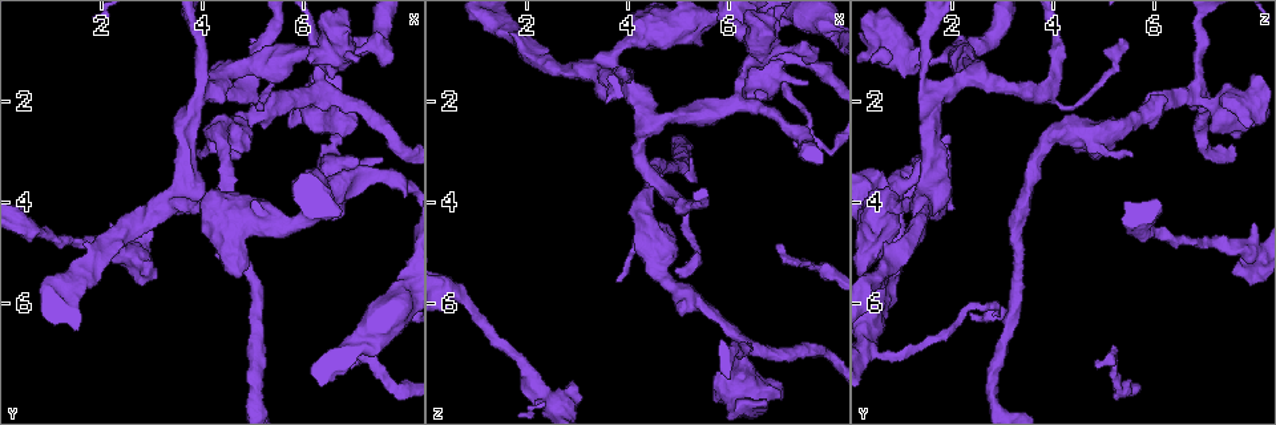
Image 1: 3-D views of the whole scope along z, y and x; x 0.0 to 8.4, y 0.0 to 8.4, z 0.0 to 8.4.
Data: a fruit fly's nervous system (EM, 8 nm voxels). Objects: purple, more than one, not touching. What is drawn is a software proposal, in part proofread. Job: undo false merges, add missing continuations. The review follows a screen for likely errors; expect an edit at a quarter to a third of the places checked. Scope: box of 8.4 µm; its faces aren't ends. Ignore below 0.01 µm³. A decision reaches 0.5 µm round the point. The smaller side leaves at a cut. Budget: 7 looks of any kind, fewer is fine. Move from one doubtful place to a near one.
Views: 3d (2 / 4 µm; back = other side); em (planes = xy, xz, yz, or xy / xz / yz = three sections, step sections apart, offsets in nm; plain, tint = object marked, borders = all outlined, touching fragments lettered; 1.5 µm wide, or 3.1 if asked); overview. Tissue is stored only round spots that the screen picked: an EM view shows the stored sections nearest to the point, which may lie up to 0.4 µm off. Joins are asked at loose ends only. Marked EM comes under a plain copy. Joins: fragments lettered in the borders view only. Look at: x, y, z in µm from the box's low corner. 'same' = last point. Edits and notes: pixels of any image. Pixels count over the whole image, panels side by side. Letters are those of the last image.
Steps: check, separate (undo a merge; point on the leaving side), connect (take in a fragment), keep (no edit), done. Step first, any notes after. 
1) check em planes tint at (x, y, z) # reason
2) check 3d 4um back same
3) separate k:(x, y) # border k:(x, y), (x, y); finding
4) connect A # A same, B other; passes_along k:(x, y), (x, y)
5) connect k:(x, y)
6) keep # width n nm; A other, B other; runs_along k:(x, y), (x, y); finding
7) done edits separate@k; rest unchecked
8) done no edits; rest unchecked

check 3d 4um at (3.60, 4.00, 1.25) # three arms meet

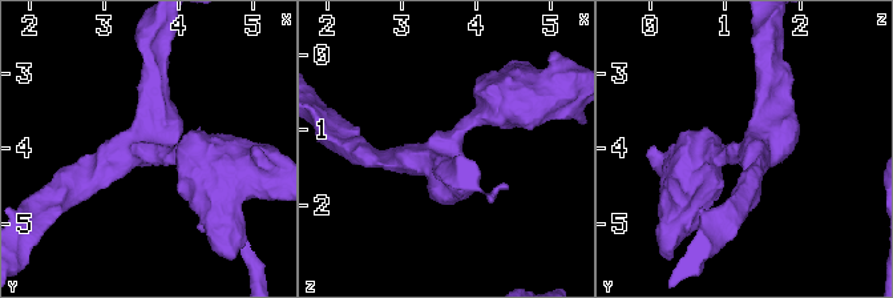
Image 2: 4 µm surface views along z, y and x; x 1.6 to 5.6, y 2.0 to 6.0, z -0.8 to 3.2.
check em xy step 4 tint at (3.65, 4.10, 1.20) # arms 3; arm_widths 300, 320, 440 nm; need the tissue

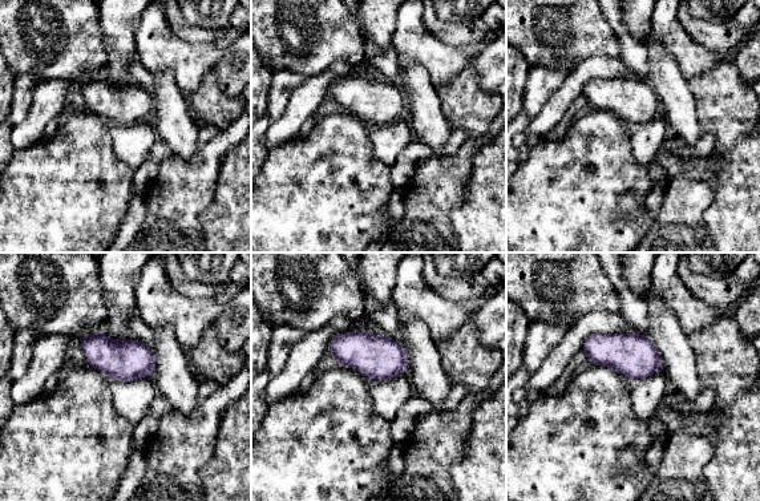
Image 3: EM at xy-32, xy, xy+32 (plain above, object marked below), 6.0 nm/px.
check em planes borders same

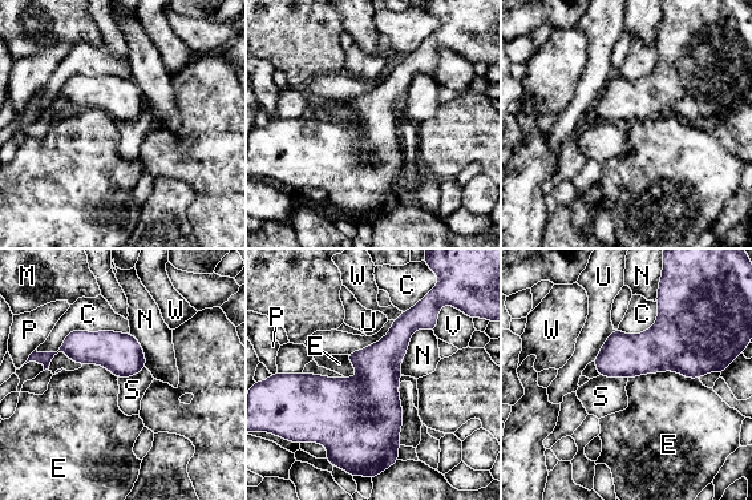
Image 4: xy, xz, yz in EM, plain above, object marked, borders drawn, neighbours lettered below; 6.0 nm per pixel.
keep # C other, E other, M other, N other, P other, S other, U other, V other, W other; runs_along 4:(39, 357), (109, 349), (142, 365); one neuron here

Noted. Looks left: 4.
check em planes tint at (3.75, 3.05, 5.50) # thin end

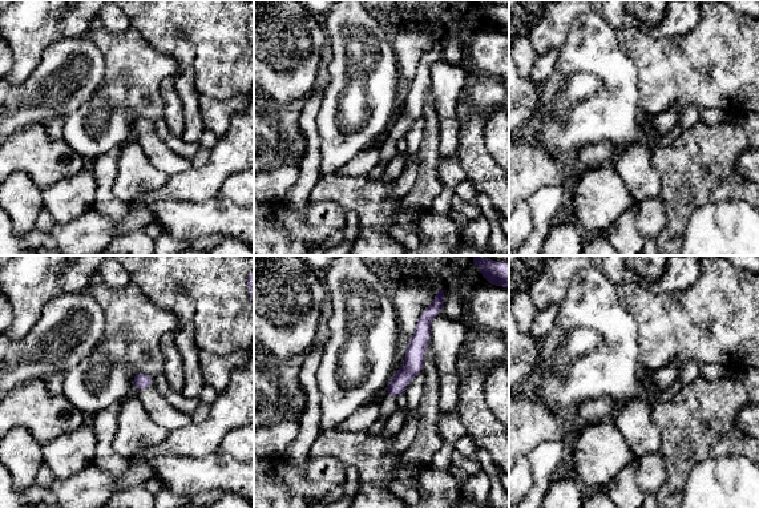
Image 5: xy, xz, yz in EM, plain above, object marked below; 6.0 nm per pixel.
check em planes borders same

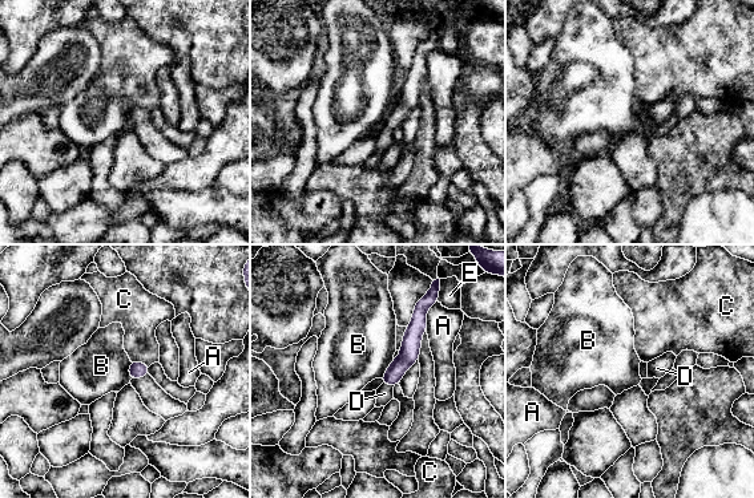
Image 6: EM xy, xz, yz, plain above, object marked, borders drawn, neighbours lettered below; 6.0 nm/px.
connect 6:(384, 393) # longest_contact A 190 nm; A other, B other, C other, D same, E other; passes_along 6:(410, 349), (388, 384), (384, 393); it goes on there

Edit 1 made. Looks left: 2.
check em planes tint at (7.85, 6.05, 2.90) # sharp bend

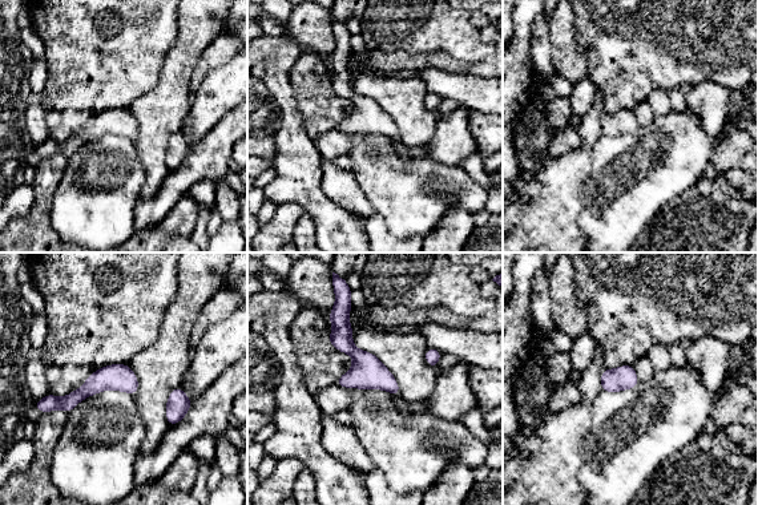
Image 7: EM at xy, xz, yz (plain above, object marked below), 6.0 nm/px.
check em planes borders same # what lies round it

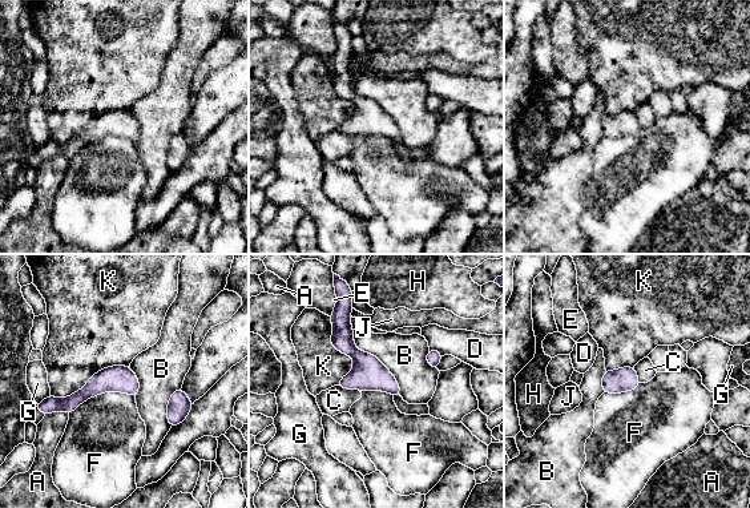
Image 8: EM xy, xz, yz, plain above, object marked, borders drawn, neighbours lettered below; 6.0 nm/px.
keep # width 150 nm; longest_contact K 500 nm; A other, B other, C other, D other, E other, F other, G other, H other, J other, K other; all the same neuron

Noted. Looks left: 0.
done edits connect@6; rest unchecked

